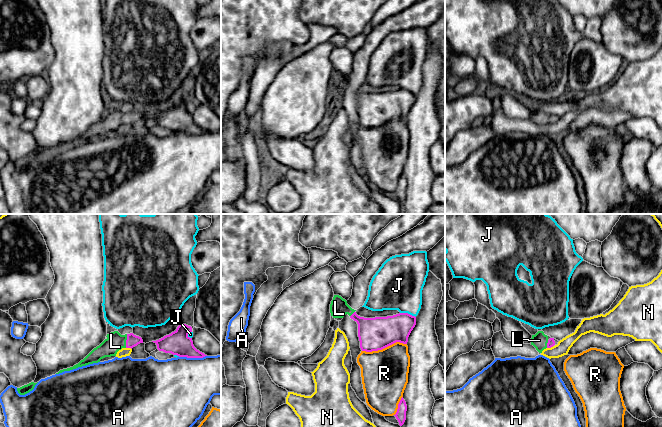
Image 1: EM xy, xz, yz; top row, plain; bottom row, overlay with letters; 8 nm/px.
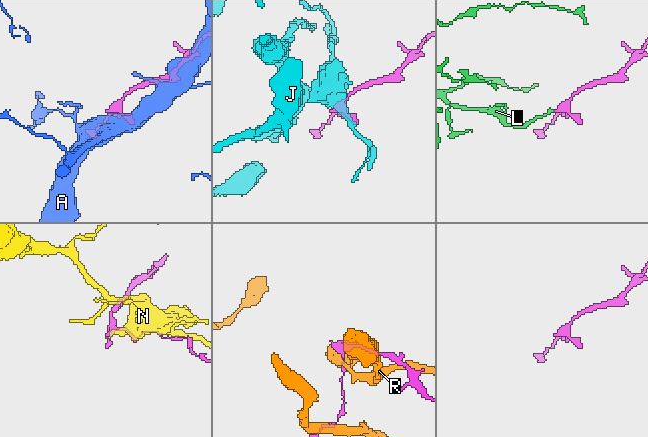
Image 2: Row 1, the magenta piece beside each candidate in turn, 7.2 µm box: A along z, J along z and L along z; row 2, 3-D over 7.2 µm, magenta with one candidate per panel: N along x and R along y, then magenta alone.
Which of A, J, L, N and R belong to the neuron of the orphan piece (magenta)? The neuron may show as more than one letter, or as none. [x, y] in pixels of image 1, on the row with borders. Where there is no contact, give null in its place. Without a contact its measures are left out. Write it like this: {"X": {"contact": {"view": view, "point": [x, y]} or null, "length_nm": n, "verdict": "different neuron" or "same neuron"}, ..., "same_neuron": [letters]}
{"A": {"contact": {"view": "xy", "point": [192, 357]}, "length_nm": 220, "verdict": "different neuron"}, "J": {"contact": {"view": "xz", "point": [408, 314]}, "length_nm": 130, "verdict": "different neuron"}, "L": {"contact": {"view": "xy", "point": [126, 341]}, "length_nm": 110, "verdict": "same neuron"}, "N": {"contact": {"view": "yz", "point": [550, 347]}, "length_nm": 60, "verdict": "different neuron"}, "R": {"contact": {"view": "xz", "point": [384, 347]}, "length_nm": 360, "verdict": "different neuron"}, "same_neuron": ["L"]}

